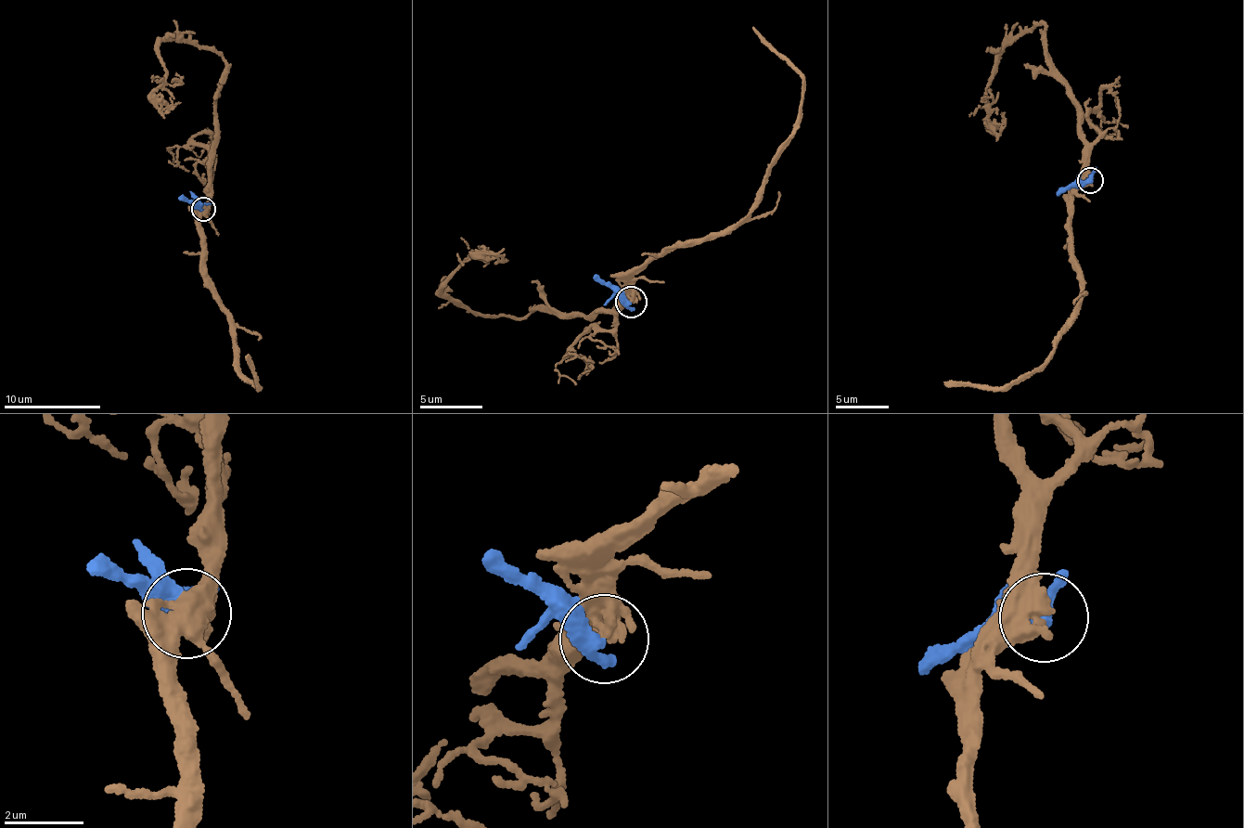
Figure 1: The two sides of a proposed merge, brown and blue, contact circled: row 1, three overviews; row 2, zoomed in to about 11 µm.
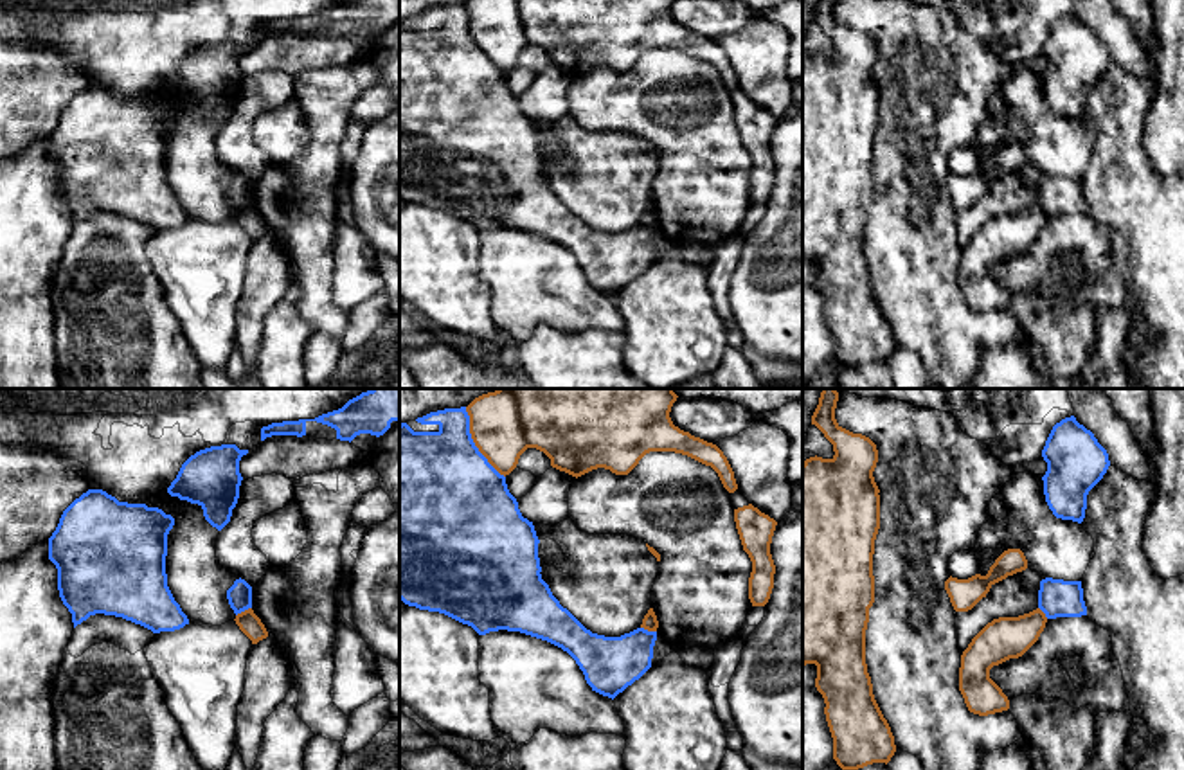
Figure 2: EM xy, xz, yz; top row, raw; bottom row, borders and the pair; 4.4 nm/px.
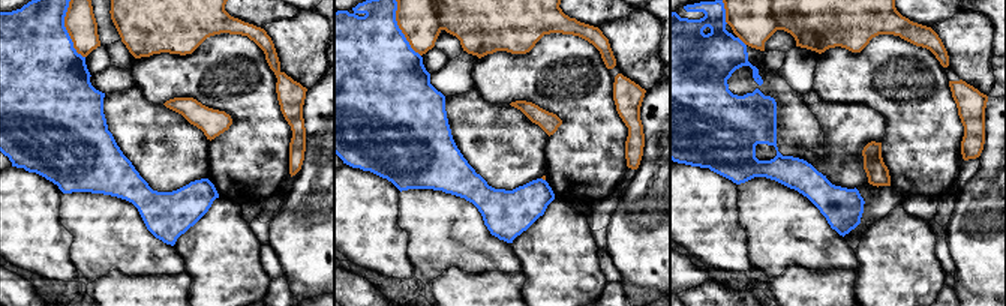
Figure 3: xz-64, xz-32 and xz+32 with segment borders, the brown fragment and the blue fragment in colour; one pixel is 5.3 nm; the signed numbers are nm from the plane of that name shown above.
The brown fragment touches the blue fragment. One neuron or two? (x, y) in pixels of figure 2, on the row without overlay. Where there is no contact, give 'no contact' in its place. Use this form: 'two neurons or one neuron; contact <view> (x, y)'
two neurons; contact xz (474, 38)

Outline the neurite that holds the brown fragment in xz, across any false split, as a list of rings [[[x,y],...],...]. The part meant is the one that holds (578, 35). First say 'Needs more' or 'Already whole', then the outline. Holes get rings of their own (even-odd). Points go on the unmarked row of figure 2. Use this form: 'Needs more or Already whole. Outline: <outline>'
Already whole. Outline: [[[470,0],[470,31],[479,49],[500,70],[509,72],[527,45],[551,56],[551,63],[572,74],[605,65],[628,72],[650,49],[675,49],[711,63],[729,90],[738,86],[723,49],[673,22],[673,0]]]

